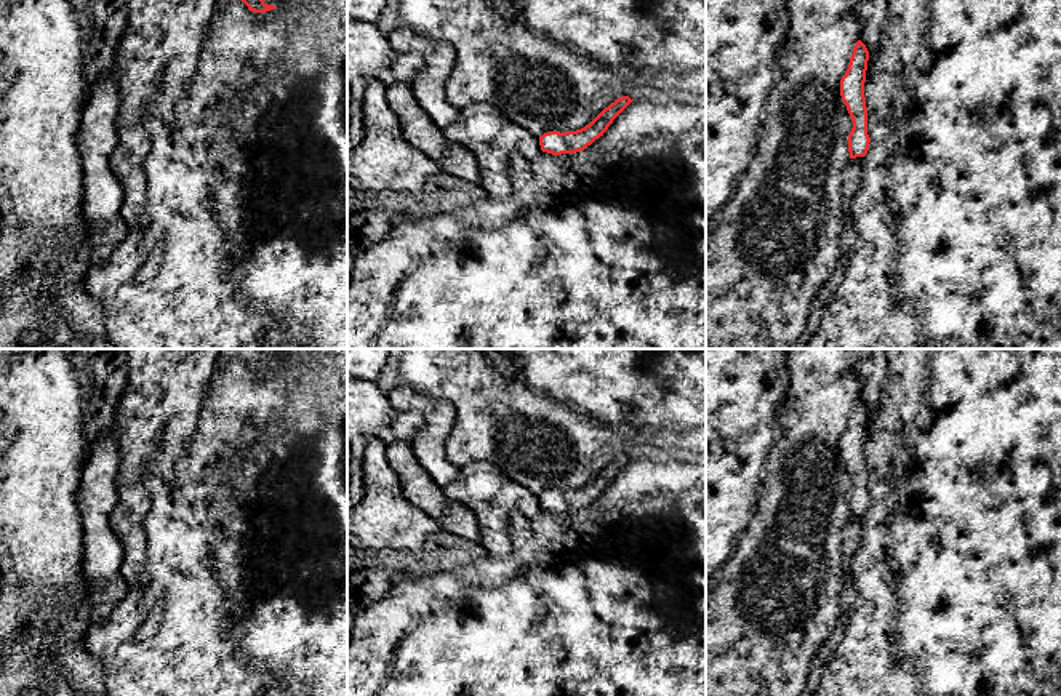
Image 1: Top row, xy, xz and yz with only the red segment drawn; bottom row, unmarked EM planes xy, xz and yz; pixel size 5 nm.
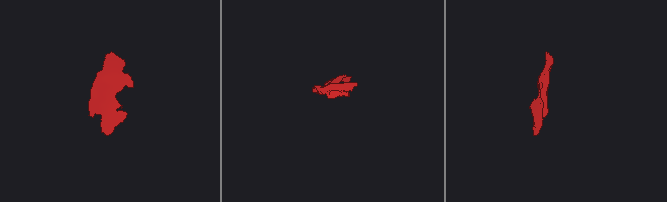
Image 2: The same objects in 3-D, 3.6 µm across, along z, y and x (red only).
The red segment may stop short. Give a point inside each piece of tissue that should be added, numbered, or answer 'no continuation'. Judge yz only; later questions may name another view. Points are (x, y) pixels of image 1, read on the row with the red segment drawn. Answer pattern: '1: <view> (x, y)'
1: yz (852, 175)

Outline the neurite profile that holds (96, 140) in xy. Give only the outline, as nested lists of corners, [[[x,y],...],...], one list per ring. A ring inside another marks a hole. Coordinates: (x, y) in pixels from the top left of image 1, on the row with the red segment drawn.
[[[114,66],[86,96],[80,130],[75,134],[82,165],[83,218],[94,227],[90,267],[104,262],[128,234],[118,214],[122,187],[110,171],[110,157],[117,147],[118,106],[118,69]]]

